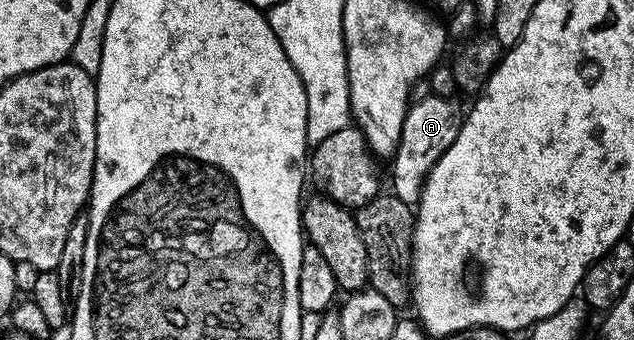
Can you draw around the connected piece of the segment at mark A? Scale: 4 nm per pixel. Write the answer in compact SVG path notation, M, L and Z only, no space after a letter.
M431 96L421 101L412 101L408 107L408 114L402 123L402 135L396 152L390 158L392 164L392 189L391 192L402 203L415 206L420 200L420 192L424 180L430 175L434 163L454 143L460 130L462 109L455 105L451 97Z

